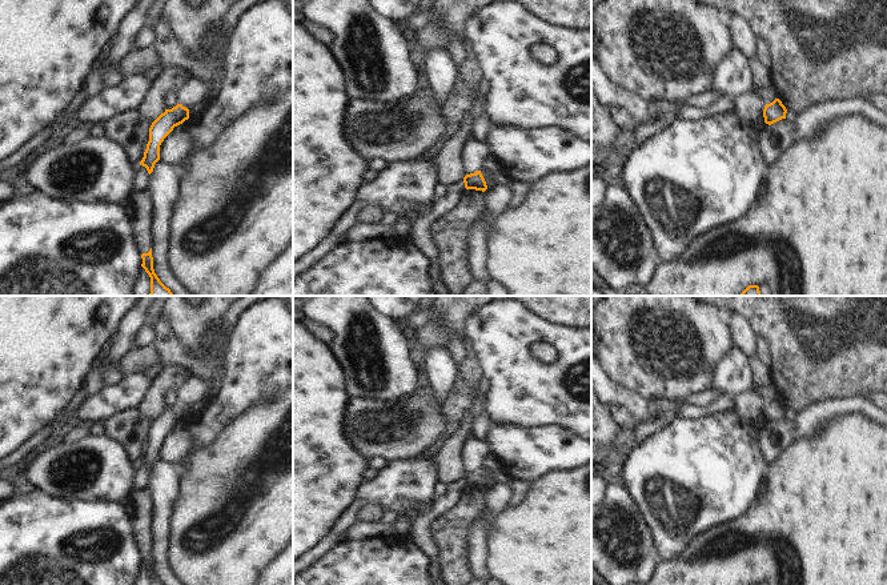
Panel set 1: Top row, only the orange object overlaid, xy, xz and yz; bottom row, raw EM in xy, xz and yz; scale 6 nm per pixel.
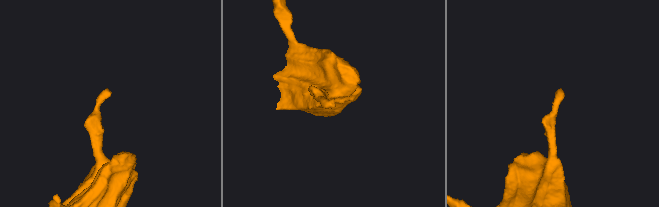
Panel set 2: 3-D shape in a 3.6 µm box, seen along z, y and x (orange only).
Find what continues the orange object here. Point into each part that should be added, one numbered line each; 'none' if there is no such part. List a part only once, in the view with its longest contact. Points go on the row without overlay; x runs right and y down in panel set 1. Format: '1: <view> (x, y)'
none

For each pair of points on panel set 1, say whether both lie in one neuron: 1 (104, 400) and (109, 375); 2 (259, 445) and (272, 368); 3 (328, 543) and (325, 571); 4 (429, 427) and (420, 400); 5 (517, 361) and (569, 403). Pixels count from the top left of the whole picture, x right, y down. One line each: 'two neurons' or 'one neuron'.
1: two neurons
2: two neurons
3: two neurons
4: one neuron
5: one neuron

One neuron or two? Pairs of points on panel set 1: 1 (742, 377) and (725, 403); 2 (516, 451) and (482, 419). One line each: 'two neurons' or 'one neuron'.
1: two neurons
2: two neurons

